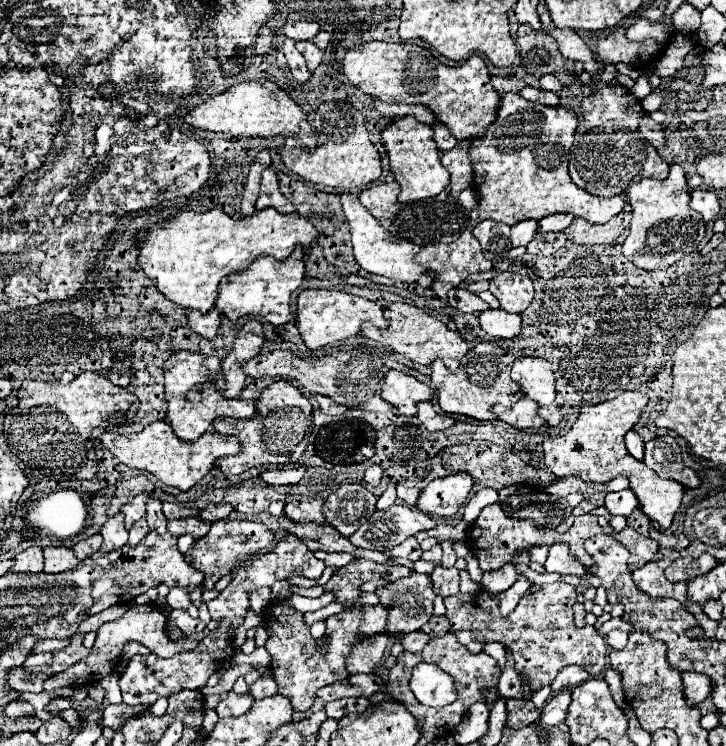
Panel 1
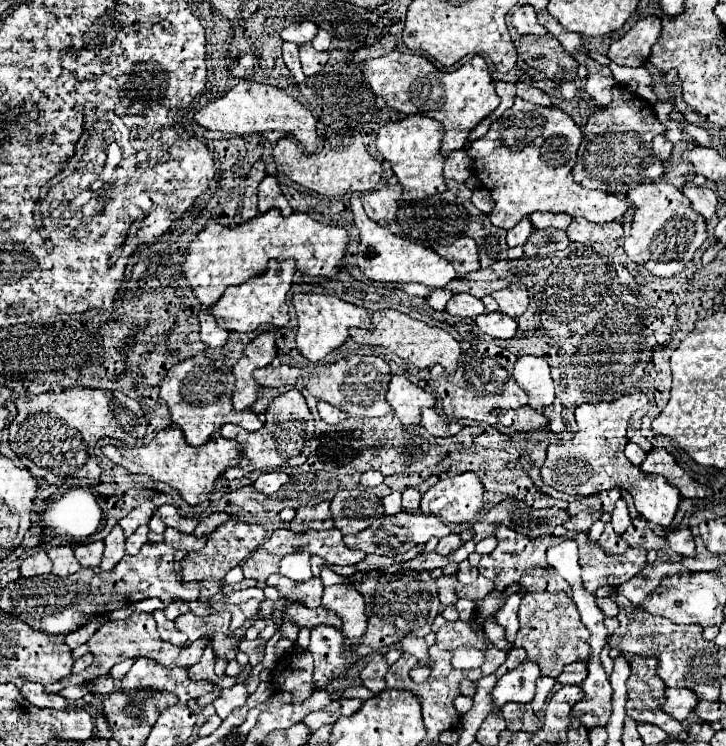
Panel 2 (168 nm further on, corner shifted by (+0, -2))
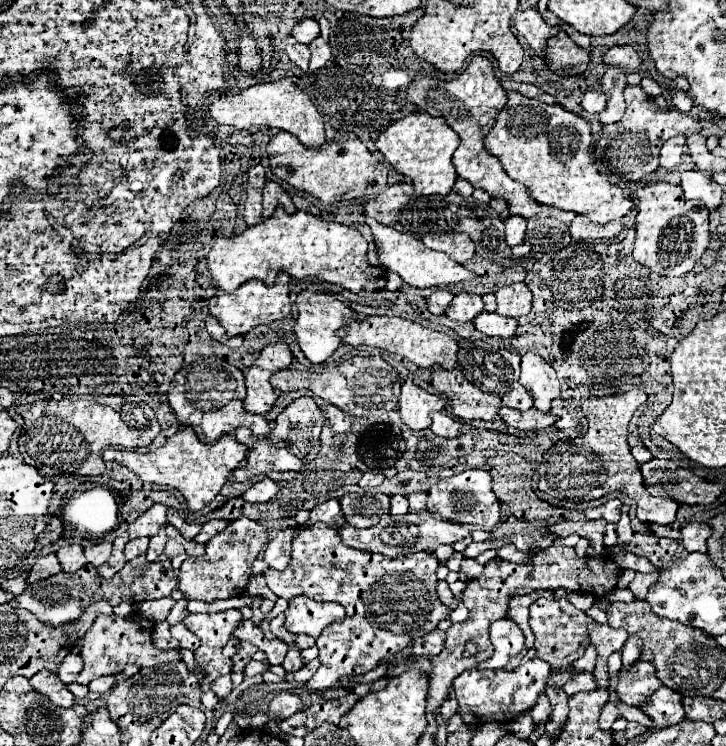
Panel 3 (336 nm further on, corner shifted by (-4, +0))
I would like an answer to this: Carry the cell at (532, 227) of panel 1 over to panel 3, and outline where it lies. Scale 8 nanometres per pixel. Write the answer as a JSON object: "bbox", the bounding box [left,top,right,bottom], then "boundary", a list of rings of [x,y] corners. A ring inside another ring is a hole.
{"bbox":[505,216,527,246],"boundary":[[[509,216],[505,220],[505,242],[509,246],[515,246],[515,244],[523,242],[523,238],[525,238],[525,226],[527,226],[525,218],[521,218],[521,216]]]}

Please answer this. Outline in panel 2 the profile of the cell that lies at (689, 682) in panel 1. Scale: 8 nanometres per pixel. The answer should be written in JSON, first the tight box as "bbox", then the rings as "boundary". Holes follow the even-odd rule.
{"bbox":[663,688,699,722],"boundary":[[[667,688],[665,696],[667,696],[667,702],[663,710],[669,712],[679,722],[687,720],[687,716],[699,704],[699,698],[695,698],[695,694],[691,694],[691,690],[685,690],[685,688]]]}

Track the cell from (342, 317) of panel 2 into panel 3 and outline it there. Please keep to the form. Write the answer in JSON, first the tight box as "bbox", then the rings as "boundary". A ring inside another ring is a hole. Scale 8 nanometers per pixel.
{"bbox":[293,290,355,364],"boundary":[[[303,290],[299,292],[297,300],[297,310],[299,310],[299,316],[295,320],[295,326],[293,326],[293,332],[297,336],[297,342],[299,342],[299,348],[303,350],[305,358],[313,364],[319,364],[319,362],[325,362],[335,350],[337,346],[341,344],[339,336],[337,336],[337,330],[341,326],[345,326],[345,322],[349,318],[355,318],[355,312],[351,308],[347,308],[345,304],[341,304],[339,300],[335,300],[331,294],[323,294],[323,292],[313,292],[313,290]]]}

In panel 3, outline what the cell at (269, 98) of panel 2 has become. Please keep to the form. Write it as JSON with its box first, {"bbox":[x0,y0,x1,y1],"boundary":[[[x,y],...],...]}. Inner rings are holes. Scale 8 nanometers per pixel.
{"bbox":[211,78,325,150],"boundary":[[[283,78],[267,84],[255,84],[229,100],[215,100],[211,104],[211,116],[219,124],[229,124],[239,130],[251,128],[251,126],[267,126],[267,128],[279,128],[279,130],[291,132],[299,138],[303,146],[311,150],[319,150],[325,144],[323,117],[317,112],[309,96],[299,86],[295,86],[291,78]]]}

